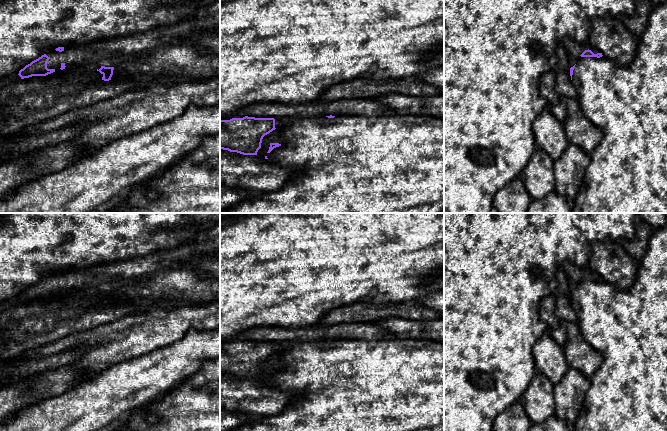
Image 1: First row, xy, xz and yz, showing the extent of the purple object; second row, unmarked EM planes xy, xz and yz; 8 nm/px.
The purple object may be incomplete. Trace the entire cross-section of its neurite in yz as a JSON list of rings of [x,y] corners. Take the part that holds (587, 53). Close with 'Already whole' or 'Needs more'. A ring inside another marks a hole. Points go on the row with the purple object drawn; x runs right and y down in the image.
[[[590,46],[580,56],[581,57],[597,57],[597,58],[600,58],[603,55],[602,55],[602,53],[601,53],[601,51],[599,49]]]. Needs more

